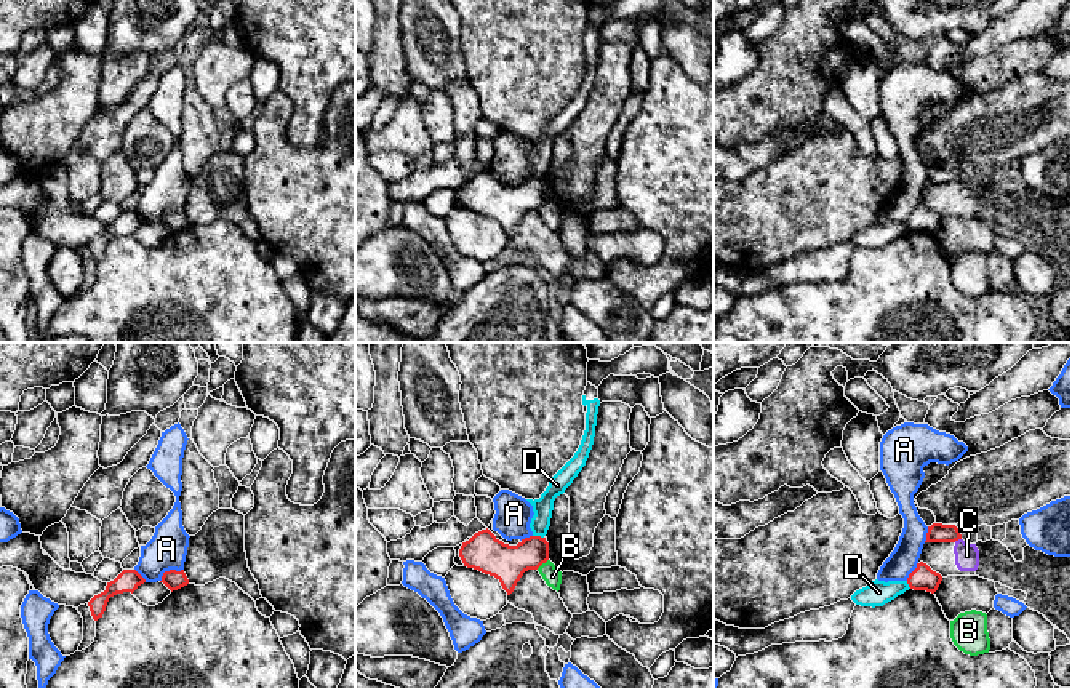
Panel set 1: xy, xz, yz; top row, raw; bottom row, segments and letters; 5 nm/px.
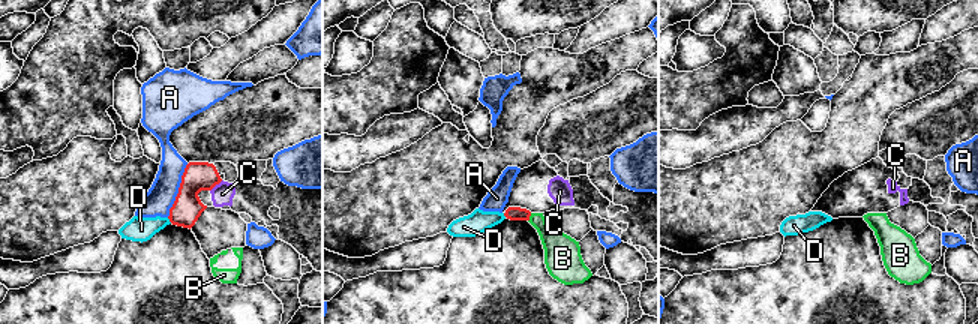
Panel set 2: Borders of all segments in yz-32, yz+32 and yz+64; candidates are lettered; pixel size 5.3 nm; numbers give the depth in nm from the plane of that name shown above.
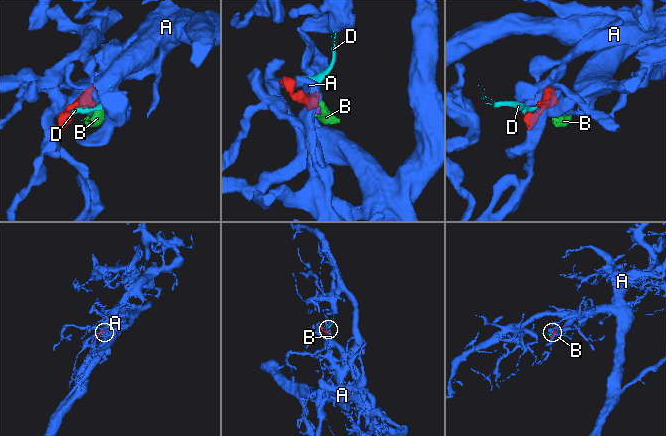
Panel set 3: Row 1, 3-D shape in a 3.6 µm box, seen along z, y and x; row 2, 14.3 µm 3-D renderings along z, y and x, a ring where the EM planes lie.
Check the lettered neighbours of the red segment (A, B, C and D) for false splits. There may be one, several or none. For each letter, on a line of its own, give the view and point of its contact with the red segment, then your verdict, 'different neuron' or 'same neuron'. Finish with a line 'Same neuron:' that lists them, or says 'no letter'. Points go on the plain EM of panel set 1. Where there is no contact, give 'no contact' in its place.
A: xy (170, 212) | different neuron
B: xz (541, 205) | different neuron
C: yz (957, 181) | different neuron
D: xz (538, 178) | different neuron
Same neuron: no letter

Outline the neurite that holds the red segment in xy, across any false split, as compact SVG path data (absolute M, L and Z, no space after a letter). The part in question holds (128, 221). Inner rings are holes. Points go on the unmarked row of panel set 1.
M123 211L114 222L107 224L104 234L88 243L93 261L102 259L110 238L123 234L133 235L144 224L146 221L136 211Z

